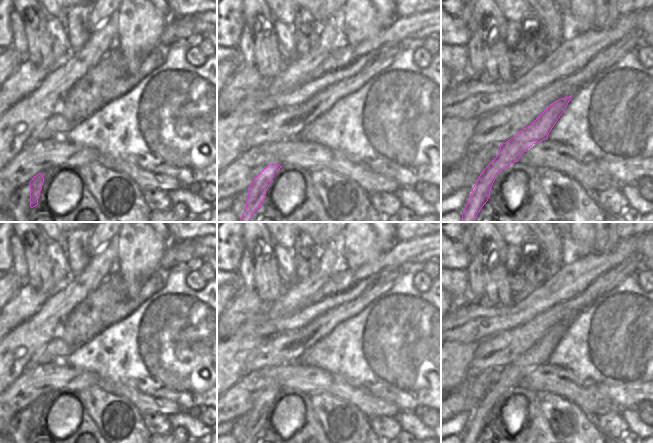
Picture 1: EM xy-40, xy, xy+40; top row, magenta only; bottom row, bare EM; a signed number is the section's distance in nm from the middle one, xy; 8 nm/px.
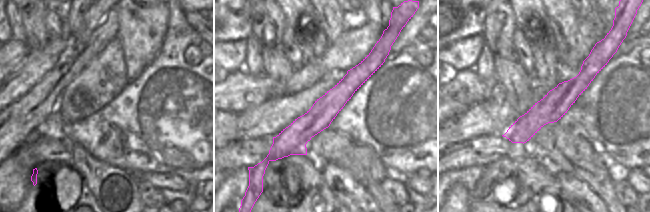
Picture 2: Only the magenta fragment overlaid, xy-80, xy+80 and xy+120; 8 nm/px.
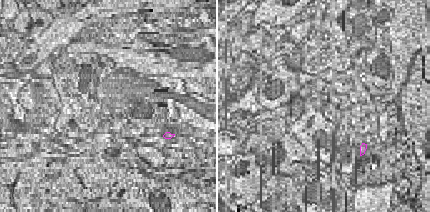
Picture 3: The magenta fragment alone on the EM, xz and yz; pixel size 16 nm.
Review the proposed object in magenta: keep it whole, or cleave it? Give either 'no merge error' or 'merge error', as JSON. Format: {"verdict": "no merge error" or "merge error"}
{"verdict": "no merge error"}

